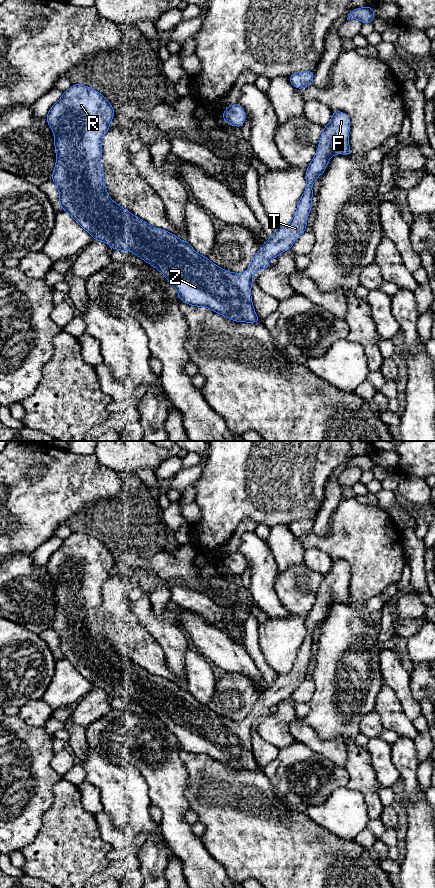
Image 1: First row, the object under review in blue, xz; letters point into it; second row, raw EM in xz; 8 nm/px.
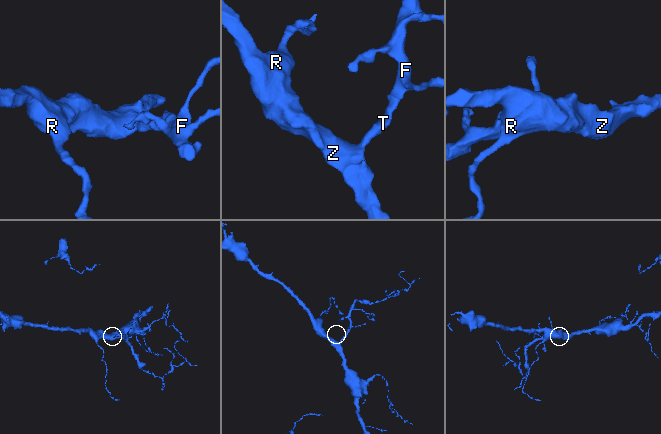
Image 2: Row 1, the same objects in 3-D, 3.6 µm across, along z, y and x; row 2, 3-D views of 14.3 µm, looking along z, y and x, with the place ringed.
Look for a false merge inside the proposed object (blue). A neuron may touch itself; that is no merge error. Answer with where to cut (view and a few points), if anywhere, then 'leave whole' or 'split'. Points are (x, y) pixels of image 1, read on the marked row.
no cut; leave whole

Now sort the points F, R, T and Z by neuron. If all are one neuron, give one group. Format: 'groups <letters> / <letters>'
groups F R T Z

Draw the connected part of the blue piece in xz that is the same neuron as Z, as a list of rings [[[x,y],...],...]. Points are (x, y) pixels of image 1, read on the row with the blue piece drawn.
[[[73,84],[64,91],[62,97],[49,110],[46,120],[54,134],[56,152],[52,181],[59,190],[59,205],[90,233],[94,240],[103,241],[114,250],[132,251],[159,270],[176,288],[181,301],[192,306],[209,308],[236,322],[261,321],[252,304],[252,275],[259,270],[267,269],[271,258],[290,250],[297,238],[306,232],[312,206],[313,183],[325,172],[333,155],[352,153],[349,147],[349,116],[341,111],[332,112],[330,123],[323,127],[318,149],[305,174],[306,189],[291,222],[286,227],[278,227],[274,235],[263,243],[252,258],[248,270],[233,273],[218,267],[206,256],[198,254],[188,241],[180,240],[171,232],[152,227],[109,197],[104,185],[104,170],[100,166],[101,143],[104,134],[109,130],[114,113],[113,106],[101,93],[79,84]]]

